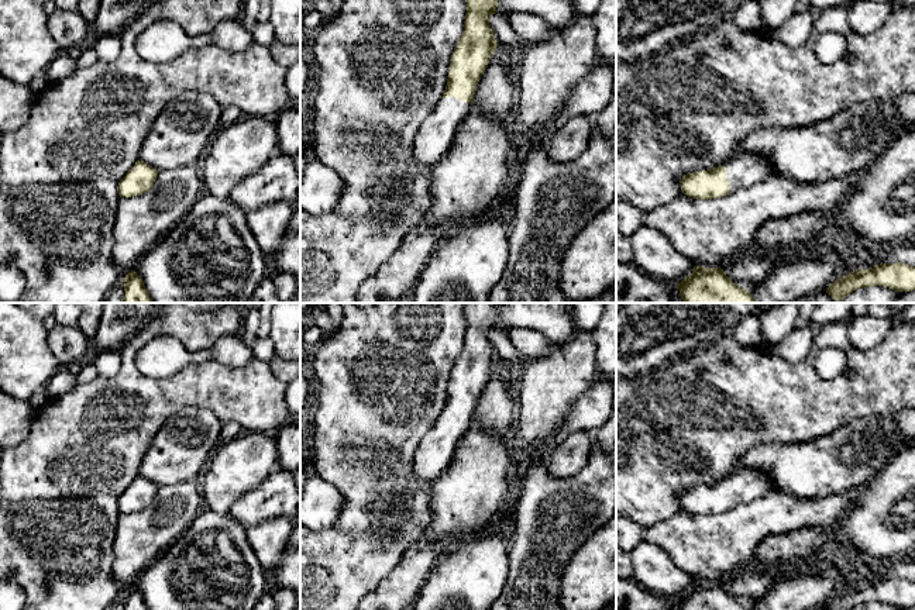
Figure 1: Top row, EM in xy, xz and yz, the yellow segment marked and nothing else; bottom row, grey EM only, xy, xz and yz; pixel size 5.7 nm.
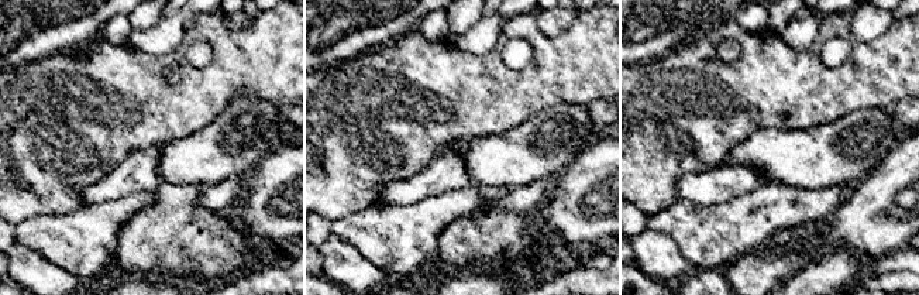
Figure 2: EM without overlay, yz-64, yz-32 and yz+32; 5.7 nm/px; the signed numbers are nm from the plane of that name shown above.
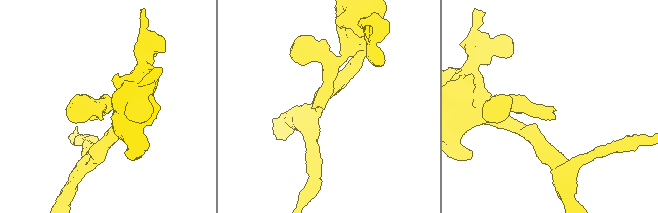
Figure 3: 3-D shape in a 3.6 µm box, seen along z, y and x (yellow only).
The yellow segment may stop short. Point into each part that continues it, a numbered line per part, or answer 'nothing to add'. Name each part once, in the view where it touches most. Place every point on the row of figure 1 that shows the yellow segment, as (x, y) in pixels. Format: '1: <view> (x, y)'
1: yz (746, 169)

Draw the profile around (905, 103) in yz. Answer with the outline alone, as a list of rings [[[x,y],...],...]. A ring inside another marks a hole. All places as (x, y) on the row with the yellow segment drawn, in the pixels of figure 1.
[[[904,93],[894,99],[898,114],[909,124],[915,125],[915,93]]]

